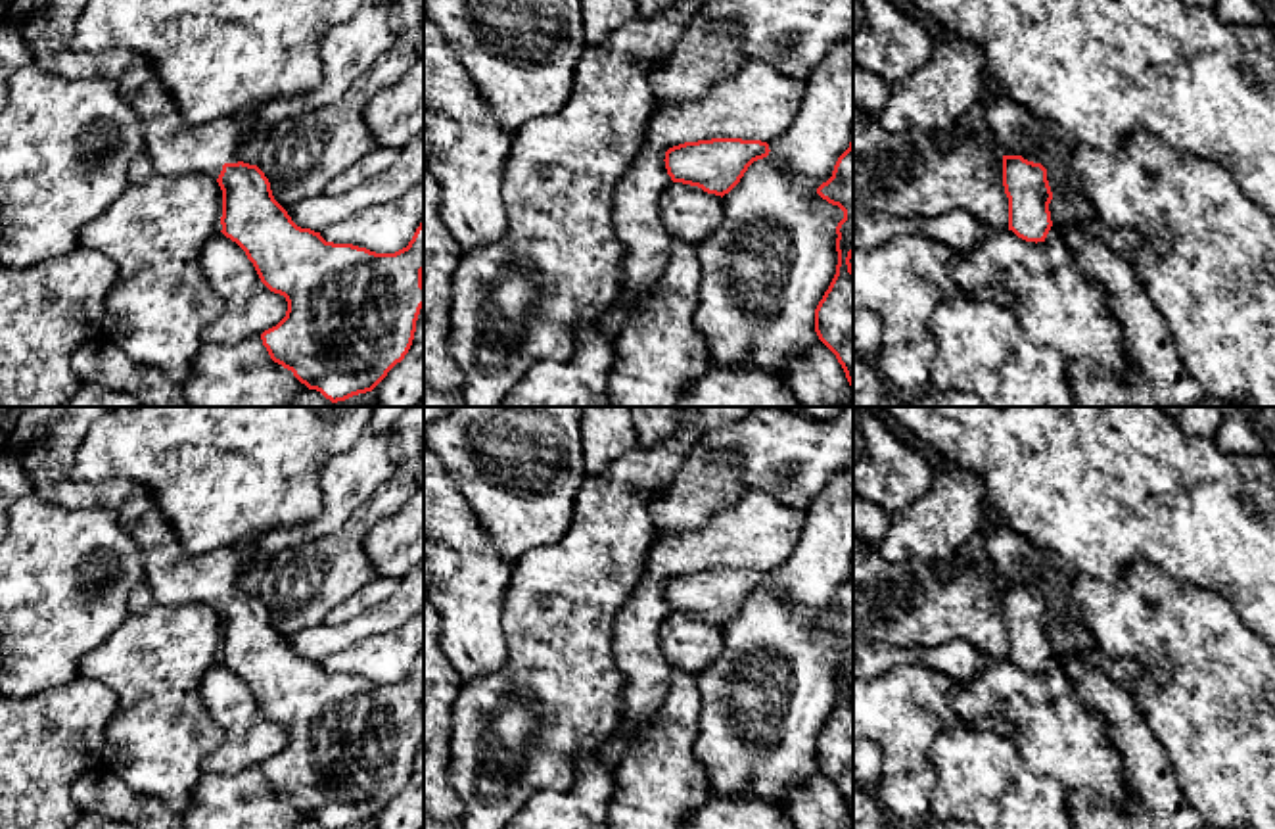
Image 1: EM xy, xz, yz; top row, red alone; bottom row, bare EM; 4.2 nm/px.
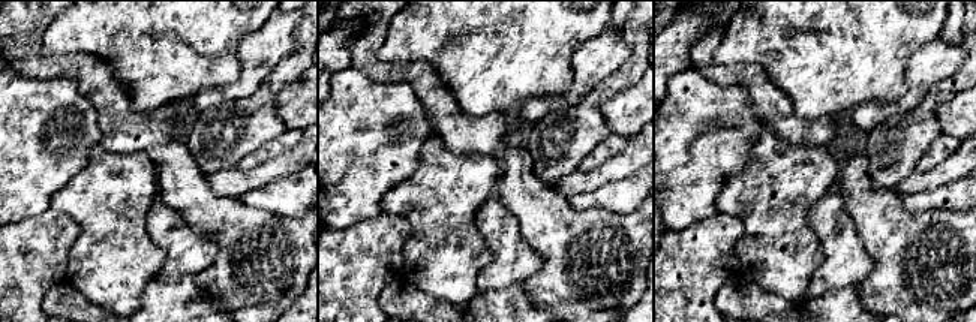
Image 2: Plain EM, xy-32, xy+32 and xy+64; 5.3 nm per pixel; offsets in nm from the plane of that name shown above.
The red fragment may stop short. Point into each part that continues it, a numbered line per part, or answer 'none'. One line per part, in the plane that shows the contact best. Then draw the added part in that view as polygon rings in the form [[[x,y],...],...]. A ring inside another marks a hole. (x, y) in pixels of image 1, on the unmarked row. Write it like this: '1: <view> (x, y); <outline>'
1: yz (1015, 559); [[[989,510],[989,524],[982,530],[985,551],[993,570],[1003,585],[1022,585],[1028,591],[1039,591],[1039,578],[1049,570],[1043,564],[1041,551],[1024,535],[1012,532],[1003,518]]]

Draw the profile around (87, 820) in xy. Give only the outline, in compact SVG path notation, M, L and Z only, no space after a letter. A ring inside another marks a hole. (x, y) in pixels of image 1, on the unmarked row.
M82 812L81 819L73 829L136 829L134 825L121 819L107 819L100 814Z

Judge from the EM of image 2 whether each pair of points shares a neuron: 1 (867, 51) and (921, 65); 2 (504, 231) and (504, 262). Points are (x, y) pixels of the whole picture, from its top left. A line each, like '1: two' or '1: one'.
1: two
2: one

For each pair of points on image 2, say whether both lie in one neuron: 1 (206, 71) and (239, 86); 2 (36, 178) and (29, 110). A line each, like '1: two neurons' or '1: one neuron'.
1: two neurons
2: one neuron

